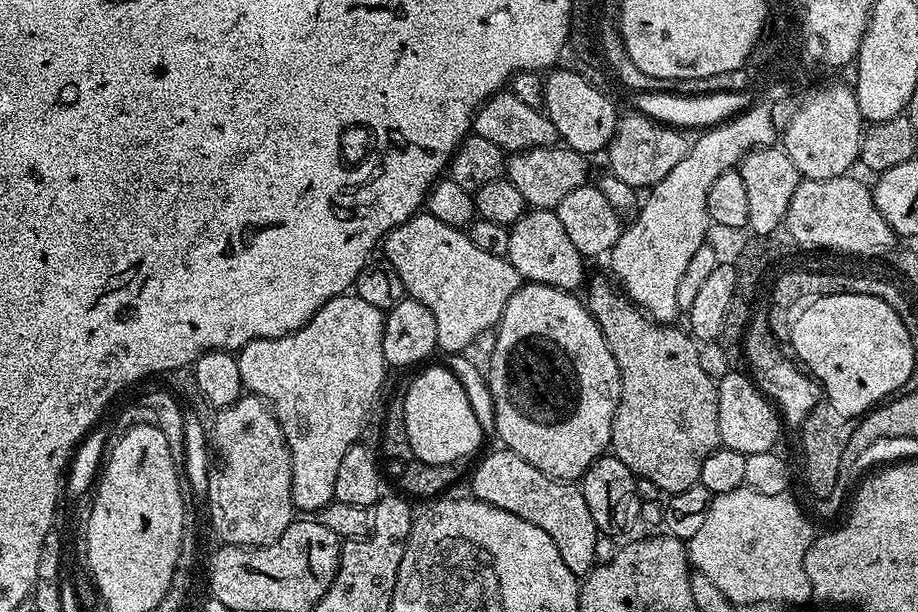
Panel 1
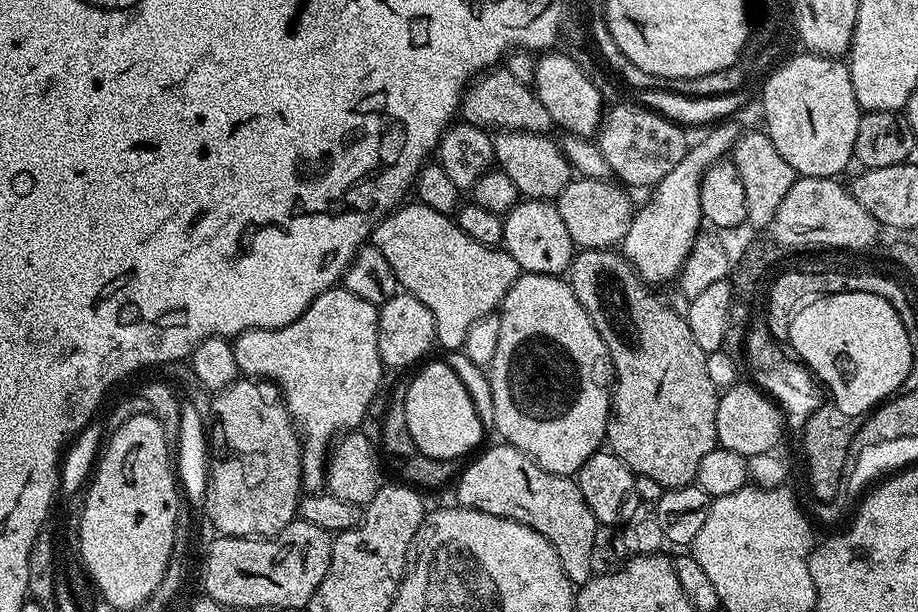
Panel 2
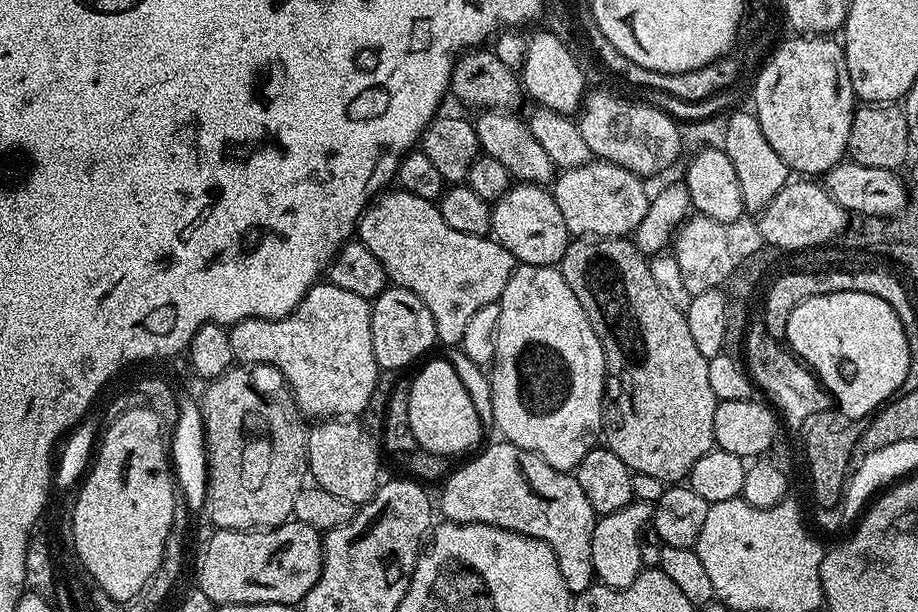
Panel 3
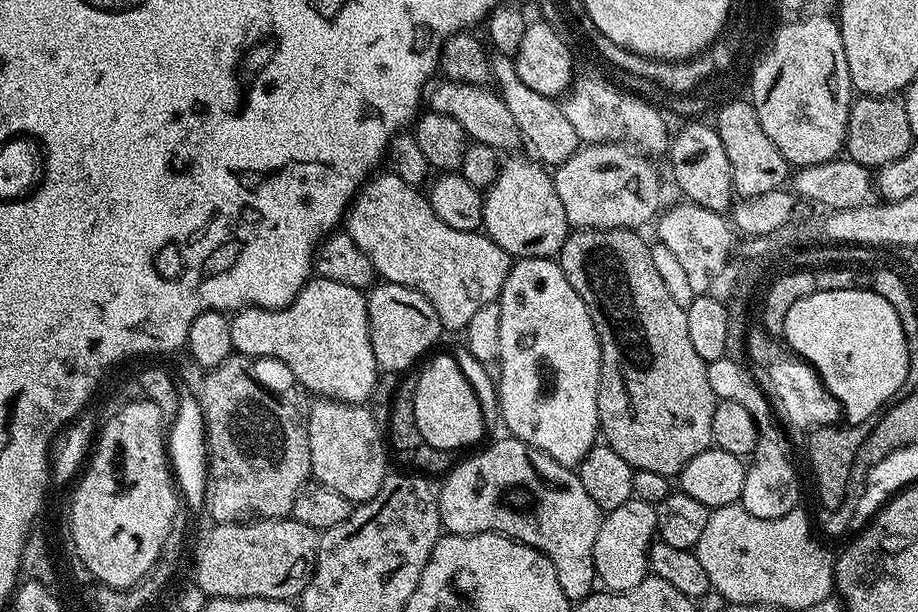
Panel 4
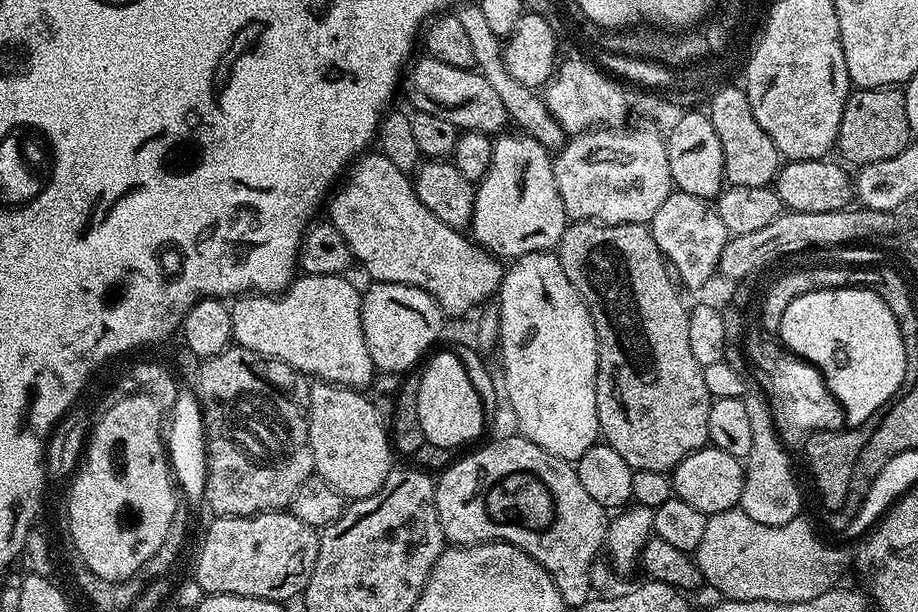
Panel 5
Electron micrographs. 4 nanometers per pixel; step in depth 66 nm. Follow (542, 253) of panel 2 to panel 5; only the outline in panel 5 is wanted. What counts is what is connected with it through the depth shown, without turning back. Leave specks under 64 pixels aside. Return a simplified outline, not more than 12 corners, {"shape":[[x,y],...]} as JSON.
{"shape":[[495,137],[471,239],[497,258],[555,249],[570,223],[549,150]]}

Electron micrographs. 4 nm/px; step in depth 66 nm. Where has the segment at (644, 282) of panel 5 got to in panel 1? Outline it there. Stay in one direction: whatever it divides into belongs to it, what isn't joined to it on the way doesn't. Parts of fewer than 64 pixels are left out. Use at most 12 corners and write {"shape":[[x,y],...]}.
{"shape":[[605,276],[586,307],[620,371],[611,455],[661,493],[721,447],[683,327]]}

